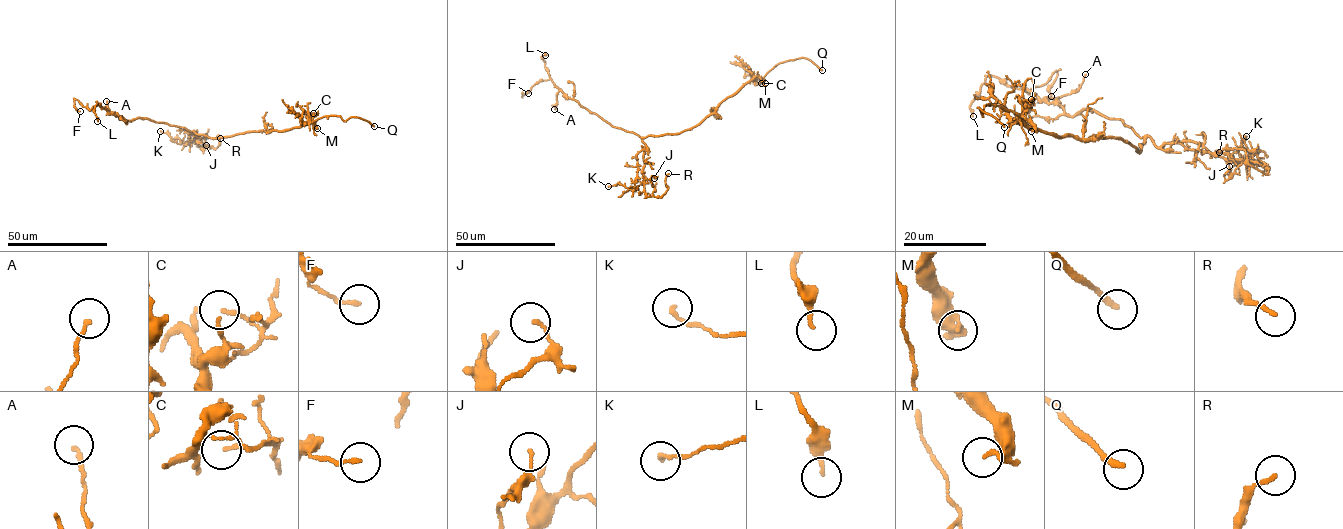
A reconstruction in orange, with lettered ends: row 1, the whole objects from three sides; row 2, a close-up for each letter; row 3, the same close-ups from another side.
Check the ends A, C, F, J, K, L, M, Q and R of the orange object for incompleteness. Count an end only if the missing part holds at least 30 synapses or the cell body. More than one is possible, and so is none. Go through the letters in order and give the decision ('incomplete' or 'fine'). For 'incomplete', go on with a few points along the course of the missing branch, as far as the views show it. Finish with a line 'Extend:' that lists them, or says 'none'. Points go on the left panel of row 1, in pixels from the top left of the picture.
A: fine
C: fine
F: fine
J: fine
K: fine
L: fine
M: fine
Q: incomplete; course (374, 126), (385, 131), (384, 138)
R: fine
Extend: Q

